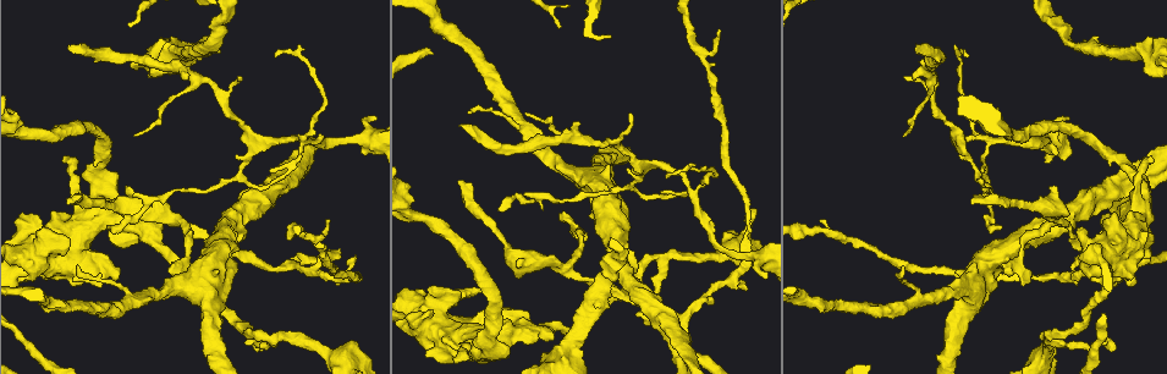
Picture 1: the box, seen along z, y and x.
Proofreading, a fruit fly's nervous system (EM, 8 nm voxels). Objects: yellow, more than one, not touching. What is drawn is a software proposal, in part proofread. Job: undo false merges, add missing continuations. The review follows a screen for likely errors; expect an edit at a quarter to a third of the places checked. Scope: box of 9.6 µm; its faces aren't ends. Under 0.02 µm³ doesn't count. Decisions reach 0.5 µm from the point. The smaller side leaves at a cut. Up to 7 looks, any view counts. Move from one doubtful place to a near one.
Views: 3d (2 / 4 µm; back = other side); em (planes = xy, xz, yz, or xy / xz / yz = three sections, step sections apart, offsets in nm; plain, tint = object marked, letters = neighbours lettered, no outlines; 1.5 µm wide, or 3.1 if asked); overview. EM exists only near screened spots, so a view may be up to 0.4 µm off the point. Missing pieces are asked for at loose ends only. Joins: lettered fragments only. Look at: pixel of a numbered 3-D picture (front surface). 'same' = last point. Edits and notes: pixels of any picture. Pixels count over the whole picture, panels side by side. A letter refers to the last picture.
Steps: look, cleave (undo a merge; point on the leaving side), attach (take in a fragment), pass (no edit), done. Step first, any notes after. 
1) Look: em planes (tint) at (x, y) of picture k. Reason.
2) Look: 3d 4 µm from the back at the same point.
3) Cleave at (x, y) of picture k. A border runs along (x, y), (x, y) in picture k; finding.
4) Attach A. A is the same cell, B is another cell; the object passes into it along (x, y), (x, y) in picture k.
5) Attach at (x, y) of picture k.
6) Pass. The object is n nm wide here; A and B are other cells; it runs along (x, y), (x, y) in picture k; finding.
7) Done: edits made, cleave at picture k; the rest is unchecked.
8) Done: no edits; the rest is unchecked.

Look: em xz step 4 (letters) at (973, 201) of picture 1. Free end.

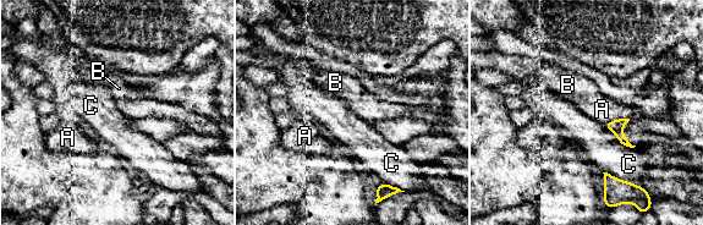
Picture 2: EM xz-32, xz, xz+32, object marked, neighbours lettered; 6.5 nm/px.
Look: em planes (letters) at the same point. Cut it another way.

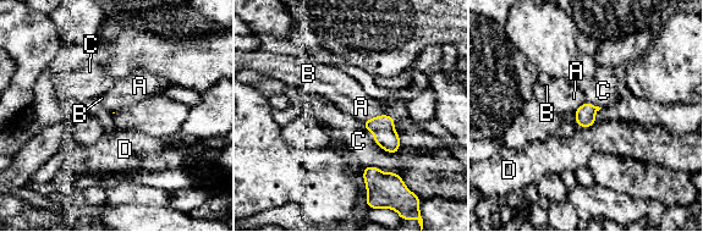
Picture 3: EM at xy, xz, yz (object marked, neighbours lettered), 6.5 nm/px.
Pass. A, B, C and D are other cells; a border runs along (389, 114), (379, 114), (362, 121) in picture 3; no lettered fragment goes on from it.

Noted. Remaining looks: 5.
Look: 3d 4 µm at (117, 204) of picture 1. Thick turns thin.

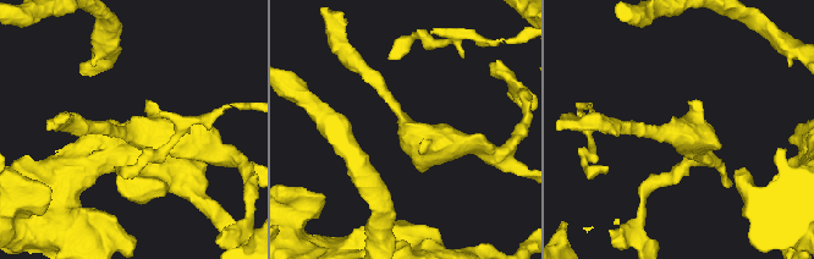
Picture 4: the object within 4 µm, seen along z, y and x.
Look: em planes (tint) at (406, 124) of picture 4. The arms are 180, 500 nm wide; shape alone is not enough.

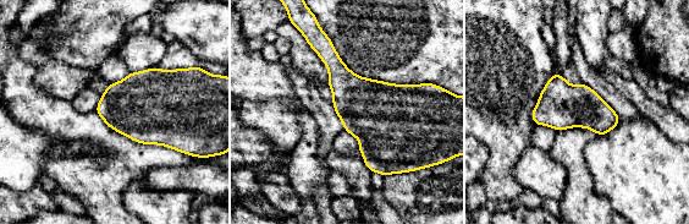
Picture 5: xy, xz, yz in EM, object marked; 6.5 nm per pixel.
Look: em planes (letters) at the same point.

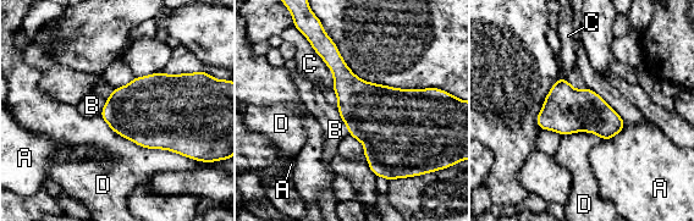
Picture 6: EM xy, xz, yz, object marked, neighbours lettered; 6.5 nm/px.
Pass. A, B, C and D are other cells; a border runs along (295, 26), (332, 73), (332, 88) in picture 6; one neuron here.

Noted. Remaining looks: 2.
Look: 3d 4 µm at (917, 48) of picture 1. End of a long branch.

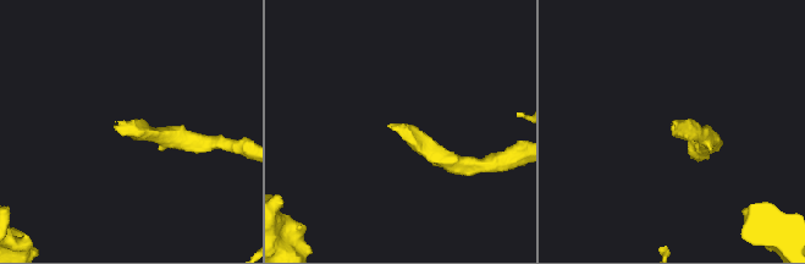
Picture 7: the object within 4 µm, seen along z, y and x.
Look: em planes (letters) at (672, 123) of picture 7.

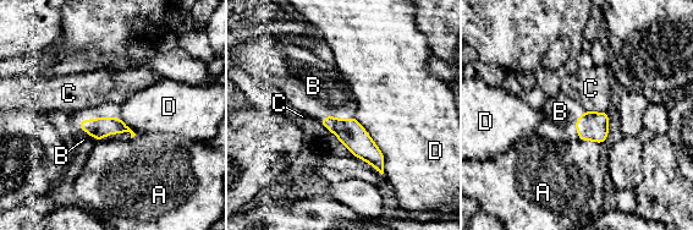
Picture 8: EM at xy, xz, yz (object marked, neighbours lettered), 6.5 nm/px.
Attach B. B is the same cell, A, C and D are other cells; the object passes into it along (98, 127), (97, 118), (83, 140) in picture 8; the neuron continues.

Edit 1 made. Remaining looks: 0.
Done: edits made, attach at picture 8; the rest is unchecked.

